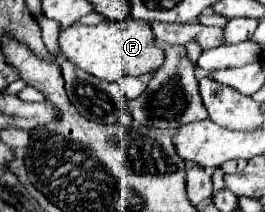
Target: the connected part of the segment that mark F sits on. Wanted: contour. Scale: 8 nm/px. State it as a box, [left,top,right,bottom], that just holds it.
[59,17,165,81]

